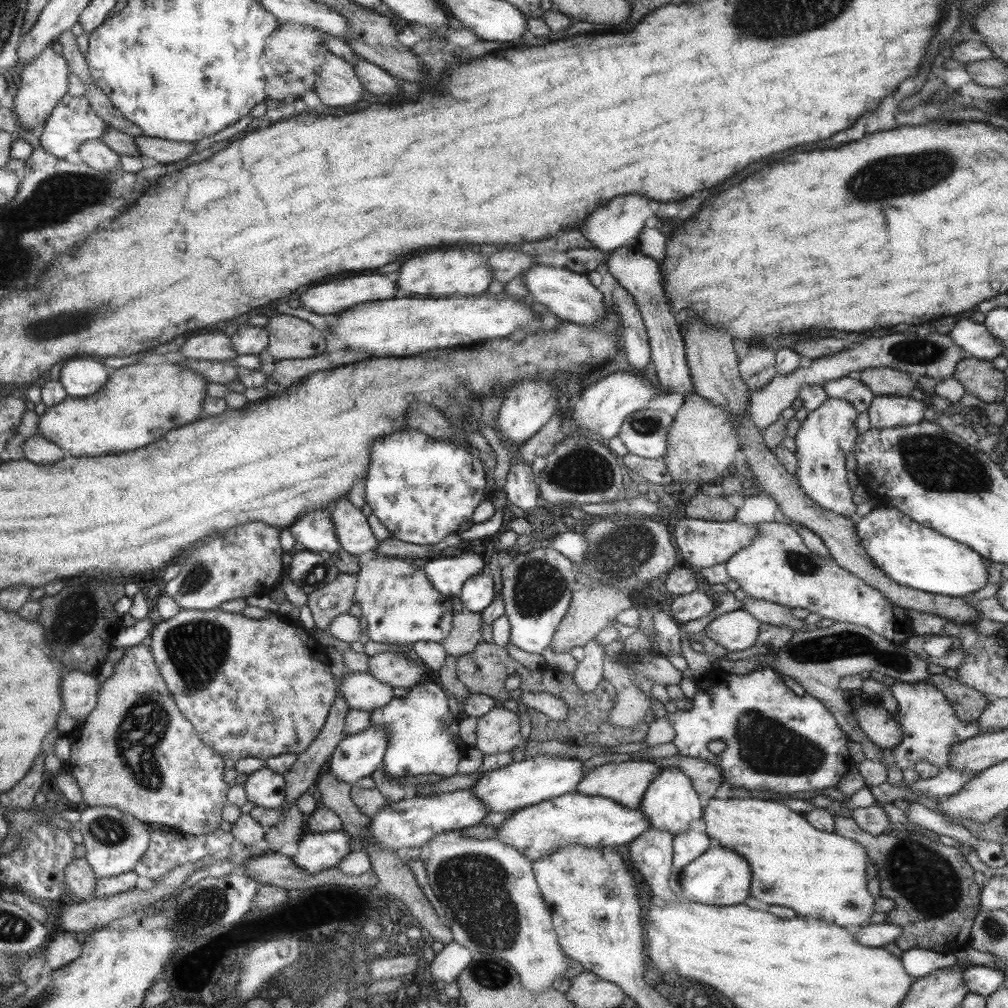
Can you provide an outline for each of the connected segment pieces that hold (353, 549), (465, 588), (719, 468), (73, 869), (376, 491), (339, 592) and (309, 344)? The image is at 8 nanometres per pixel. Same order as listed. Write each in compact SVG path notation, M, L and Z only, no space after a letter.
M347 495L333 503L329 515L334 524L339 548L361 558L369 555L373 548L377 547L378 540L371 533L365 514L349 503Z
M477 572L475 576L463 582L459 594L463 611L480 613L493 600L493 580L484 572Z
M691 392L673 418L667 434L667 452L663 456L671 480L695 488L715 483L727 468L731 468L739 450L738 430L736 424L732 423L732 416Z
M85 857L75 859L66 869L66 882L69 889L81 900L94 900L98 876Z
M406 429L402 432L395 432L391 436L383 436L381 440L375 440L371 444L370 448L370 461L369 468L366 473L366 480L364 483L364 493L365 493L365 504L369 505L370 514L375 515L379 522L389 530L389 535L391 538L396 540L401 540L407 544L415 546L427 546L439 543L445 536L456 533L457 527L463 522L470 520L475 507L484 499L485 496L485 472L478 460L471 458L463 450L463 448L453 448L450 441L440 441L434 440L434 438L429 438L428 436L422 434L413 429Z
M337 572L333 582L308 595L306 605L311 611L315 628L328 630L336 616L347 613L354 602L356 584L356 574Z
M279 314L263 326L267 331L267 352L274 360L311 358L325 350L325 336L305 320Z

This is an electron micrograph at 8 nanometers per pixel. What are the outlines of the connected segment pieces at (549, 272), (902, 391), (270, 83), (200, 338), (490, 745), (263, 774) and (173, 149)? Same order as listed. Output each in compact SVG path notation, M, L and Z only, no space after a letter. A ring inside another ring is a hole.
M533 264L523 274L519 274L522 280L523 290L530 292L530 300L541 304L559 317L562 321L573 324L593 324L605 316L605 304L601 292L589 282L586 275L571 272L565 268L557 268L551 264Z
M879 366L879 368L865 368L854 375L871 390L874 397L899 396L909 397L913 389L917 388L916 377L898 369Z
M275 17L275 30L265 38L259 64L257 64L263 80L263 92L267 94L267 102L281 101L287 96L301 99L305 92L309 92L313 82L317 80L317 70L325 60L326 50L319 29L297 23L279 25Z
M223 332L192 335L177 349L186 359L229 361L237 353L231 349L231 340Z
M502 705L499 707L491 707L491 710L477 718L475 734L477 750L480 750L483 755L493 755L503 752L510 752L518 744L523 742L519 732L520 724L518 722L519 713L513 706Z
M265 766L248 774L242 786L246 800L253 806L277 808L283 802L285 780Z
M133 136L135 147L139 151L139 156L153 158L155 162L169 164L183 160L187 154L195 150L195 143L173 142L160 138L146 136Z

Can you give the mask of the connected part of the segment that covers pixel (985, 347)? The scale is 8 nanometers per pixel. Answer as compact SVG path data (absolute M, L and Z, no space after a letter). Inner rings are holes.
M970 318L955 322L947 335L969 357L991 361L1001 354L1001 343L995 341L995 337L987 331L983 323L976 323Z

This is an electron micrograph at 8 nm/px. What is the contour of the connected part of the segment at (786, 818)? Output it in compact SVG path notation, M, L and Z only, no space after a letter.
M709 798L702 819L709 840L733 849L749 863L755 874L750 885L753 899L790 908L806 920L847 928L847 932L857 932L869 922L875 900L865 888L867 852L857 841L816 829L782 802L766 798Z

